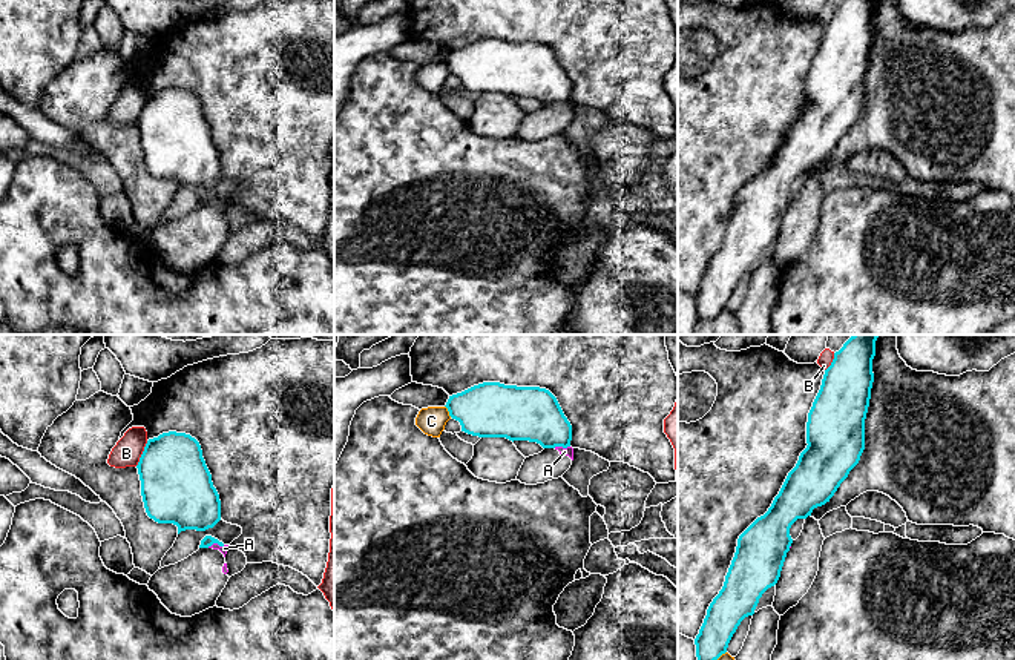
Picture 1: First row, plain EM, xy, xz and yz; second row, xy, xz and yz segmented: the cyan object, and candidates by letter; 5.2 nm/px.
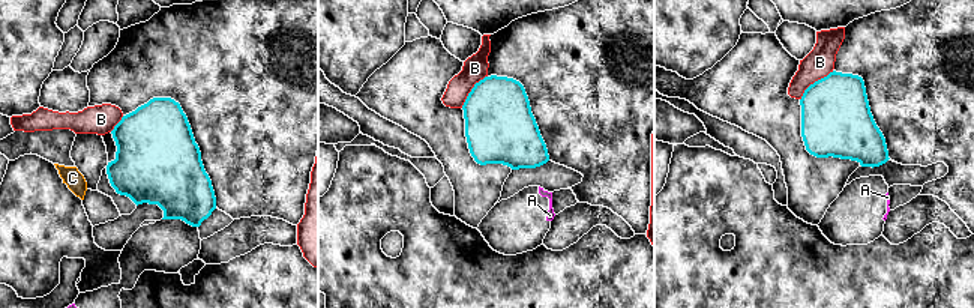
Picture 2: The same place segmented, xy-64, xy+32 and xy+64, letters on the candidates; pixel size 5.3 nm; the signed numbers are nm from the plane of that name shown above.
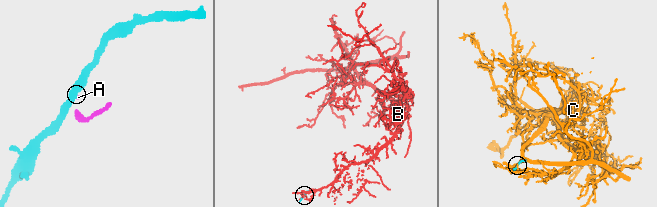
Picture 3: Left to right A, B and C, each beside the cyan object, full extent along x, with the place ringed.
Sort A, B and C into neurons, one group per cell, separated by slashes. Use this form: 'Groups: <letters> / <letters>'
Groups: A / B / C

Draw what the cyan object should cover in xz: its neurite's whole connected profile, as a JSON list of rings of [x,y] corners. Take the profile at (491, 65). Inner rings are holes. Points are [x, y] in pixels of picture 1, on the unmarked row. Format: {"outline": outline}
{"outline": [[[483,38],[449,52],[445,63],[472,92],[570,103],[572,81],[546,45]]]}

